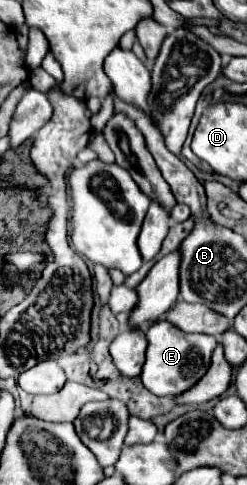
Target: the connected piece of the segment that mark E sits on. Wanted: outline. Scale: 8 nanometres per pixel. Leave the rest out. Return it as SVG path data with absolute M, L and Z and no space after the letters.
M159 320L159 324L151 324L145 332L147 336L147 358L143 364L141 380L143 386L155 396L179 396L189 390L201 376L207 372L211 354L217 346L217 340L207 334L187 334L167 320Z

